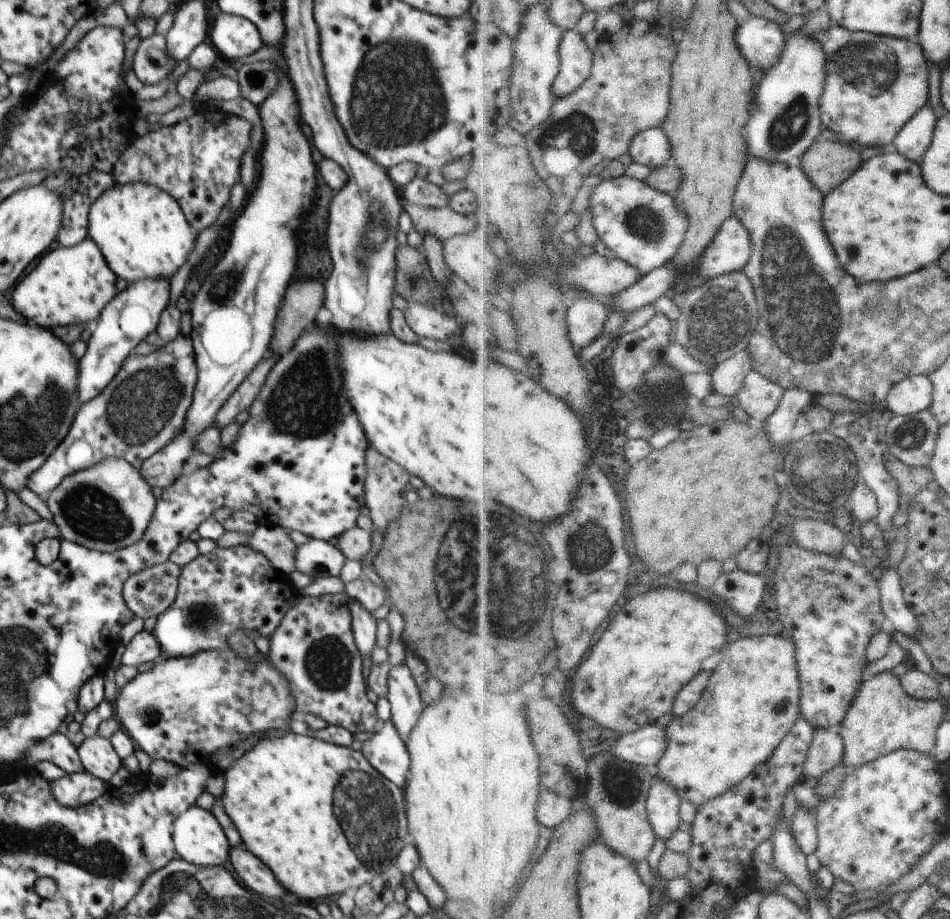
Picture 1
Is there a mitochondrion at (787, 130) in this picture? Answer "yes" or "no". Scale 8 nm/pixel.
yes

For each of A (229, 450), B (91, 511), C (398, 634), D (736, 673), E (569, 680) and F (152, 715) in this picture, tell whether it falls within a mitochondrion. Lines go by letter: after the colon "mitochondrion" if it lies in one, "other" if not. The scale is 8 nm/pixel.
A: other
B: mitochondrion
C: other
D: mitochondrion
E: other
F: mitochondrion

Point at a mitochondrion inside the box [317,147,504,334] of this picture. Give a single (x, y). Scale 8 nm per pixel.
(373, 233)

